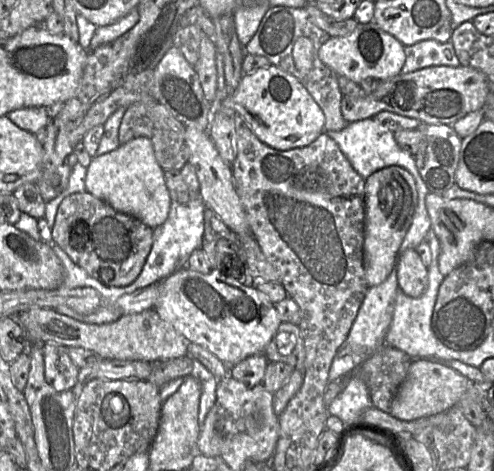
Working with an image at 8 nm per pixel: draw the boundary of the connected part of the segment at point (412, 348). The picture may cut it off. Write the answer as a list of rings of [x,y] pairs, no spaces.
[[[432,229],[428,233],[426,241],[428,242],[431,252],[431,263],[427,268],[427,289],[420,297],[413,298],[407,296],[398,286],[394,301],[392,320],[386,333],[386,345],[402,350],[411,359],[428,359],[431,357],[437,357],[440,360],[447,362],[457,359],[458,351],[444,347],[434,342],[436,335],[431,327],[431,318],[436,303],[438,290],[444,276],[438,269],[439,243],[435,234],[432,232]]]

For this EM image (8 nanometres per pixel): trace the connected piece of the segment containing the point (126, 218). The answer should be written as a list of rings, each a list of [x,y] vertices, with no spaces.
[[[87,191],[74,193],[60,203],[51,229],[52,245],[57,245],[91,277],[108,287],[125,287],[140,275],[153,245],[153,229],[139,219],[114,210]]]

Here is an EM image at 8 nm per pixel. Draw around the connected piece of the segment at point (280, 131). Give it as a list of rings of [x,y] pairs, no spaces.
[[[274,65],[244,74],[233,101],[234,113],[245,120],[256,137],[279,151],[308,146],[324,131],[325,116],[319,105],[293,75]]]

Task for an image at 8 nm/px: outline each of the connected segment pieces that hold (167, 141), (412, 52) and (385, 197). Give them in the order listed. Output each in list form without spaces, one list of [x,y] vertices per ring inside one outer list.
[[[141,101],[130,105],[119,128],[119,143],[124,145],[139,137],[149,138],[159,166],[164,170],[181,170],[189,161],[185,138],[186,127],[157,101]]]
[[[423,40],[405,46],[405,63],[400,74],[407,74],[432,66],[460,67],[453,44],[436,40]]]
[[[400,166],[382,168],[365,179],[363,265],[369,287],[381,284],[390,275],[417,204],[415,180],[409,171]]]

